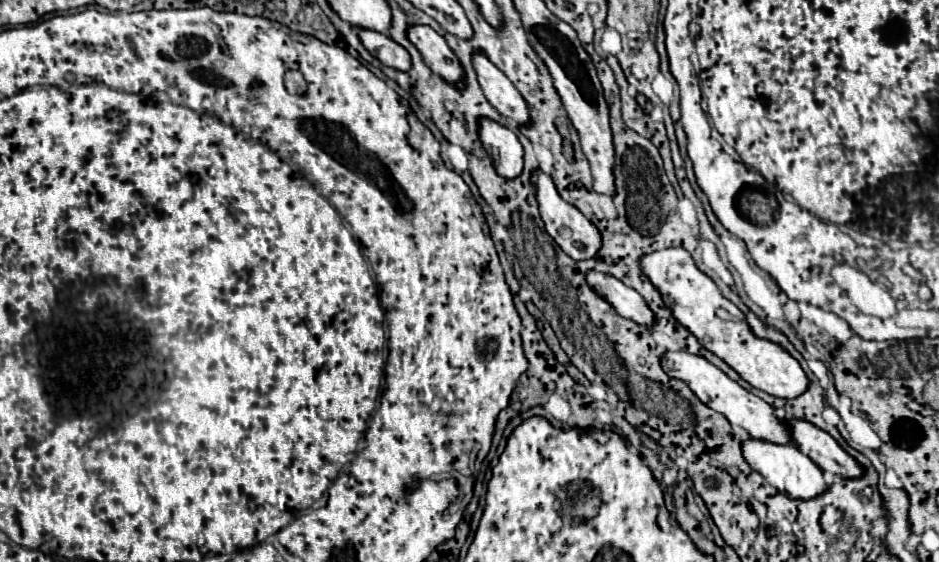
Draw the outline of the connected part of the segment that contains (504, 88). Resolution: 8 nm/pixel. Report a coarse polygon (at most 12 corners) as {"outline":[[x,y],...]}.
{"outline":[[483,54],[471,64],[487,102],[517,124],[529,122],[525,100]]}

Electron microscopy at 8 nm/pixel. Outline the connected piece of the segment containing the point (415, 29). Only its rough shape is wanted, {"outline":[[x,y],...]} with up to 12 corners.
{"outline":[[431,26],[407,28],[407,38],[435,74],[461,86],[461,64]]}

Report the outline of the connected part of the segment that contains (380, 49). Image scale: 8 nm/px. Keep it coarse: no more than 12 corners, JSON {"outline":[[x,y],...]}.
{"outline":[[359,30],[363,46],[385,66],[411,68],[409,52],[389,36]]}

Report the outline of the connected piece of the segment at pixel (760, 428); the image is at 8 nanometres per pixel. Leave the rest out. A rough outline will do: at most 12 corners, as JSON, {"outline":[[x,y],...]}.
{"outline":[[665,352],[661,368],[753,438],[791,442],[773,408],[703,356]]}

